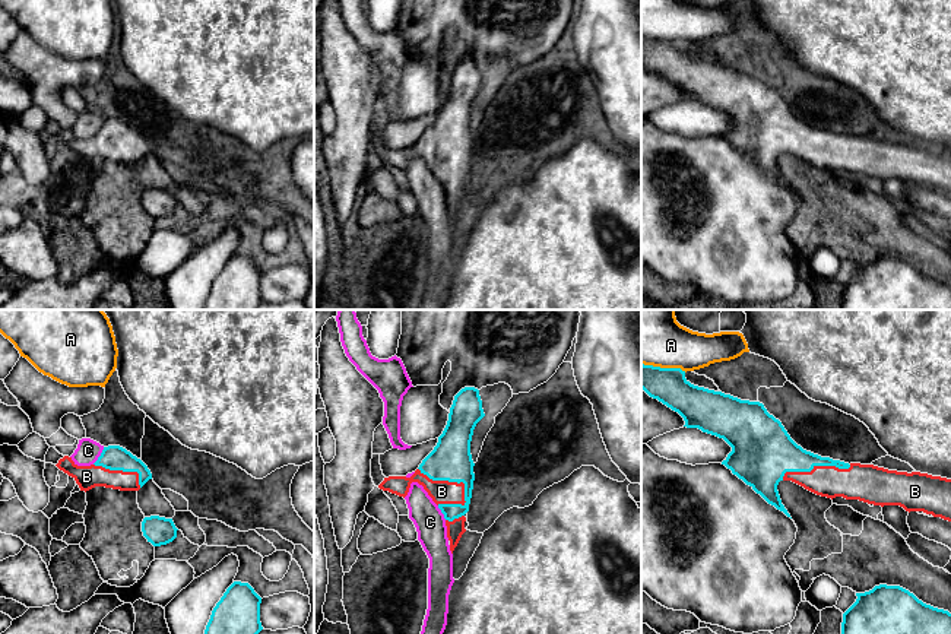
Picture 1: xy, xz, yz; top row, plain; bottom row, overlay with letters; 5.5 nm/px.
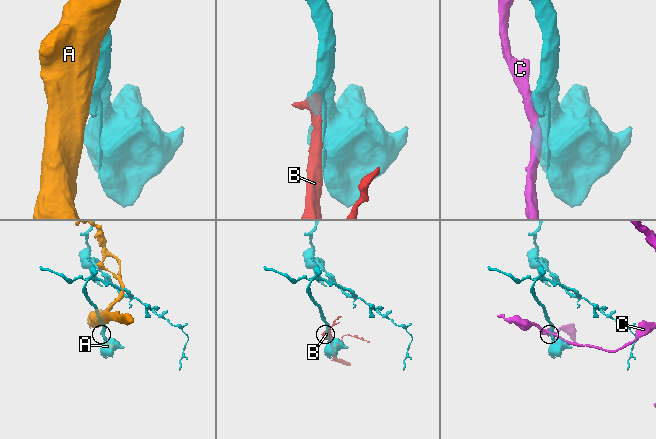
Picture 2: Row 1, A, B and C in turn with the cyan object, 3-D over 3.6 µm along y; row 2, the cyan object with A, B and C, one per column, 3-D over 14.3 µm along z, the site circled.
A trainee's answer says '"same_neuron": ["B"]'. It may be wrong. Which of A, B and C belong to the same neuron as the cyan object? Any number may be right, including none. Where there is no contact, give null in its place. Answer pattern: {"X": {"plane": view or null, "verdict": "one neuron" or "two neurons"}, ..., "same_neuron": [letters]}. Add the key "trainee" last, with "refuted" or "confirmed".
{"A": {"plane": "yz", "verdict": "two neurons"}, "B": {"plane": "xz", "verdict": "one neuron"}, "C": {"plane": "xy", "verdict": "two neurons"}, "same_neuron": ["B"], "trainee": "confirmed"}

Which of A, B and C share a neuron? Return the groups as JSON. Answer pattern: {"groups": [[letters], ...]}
{"groups": [["A"], ["B"], ["C"]]}

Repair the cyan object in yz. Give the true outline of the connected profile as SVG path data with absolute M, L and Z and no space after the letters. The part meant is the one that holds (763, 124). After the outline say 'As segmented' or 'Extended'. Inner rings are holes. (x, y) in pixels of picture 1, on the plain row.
M641 37L641 61L672 83L678 85L687 101L723 111L732 124L722 134L739 152L749 158L768 177L790 187L782 177L777 158L792 153L805 162L827 171L843 169L874 178L900 178L906 184L923 184L951 194L951 152L920 145L897 145L874 137L844 136L821 130L798 118L782 95L767 85L763 76L741 73L722 64L691 57L681 41L660 41Z. Extended

